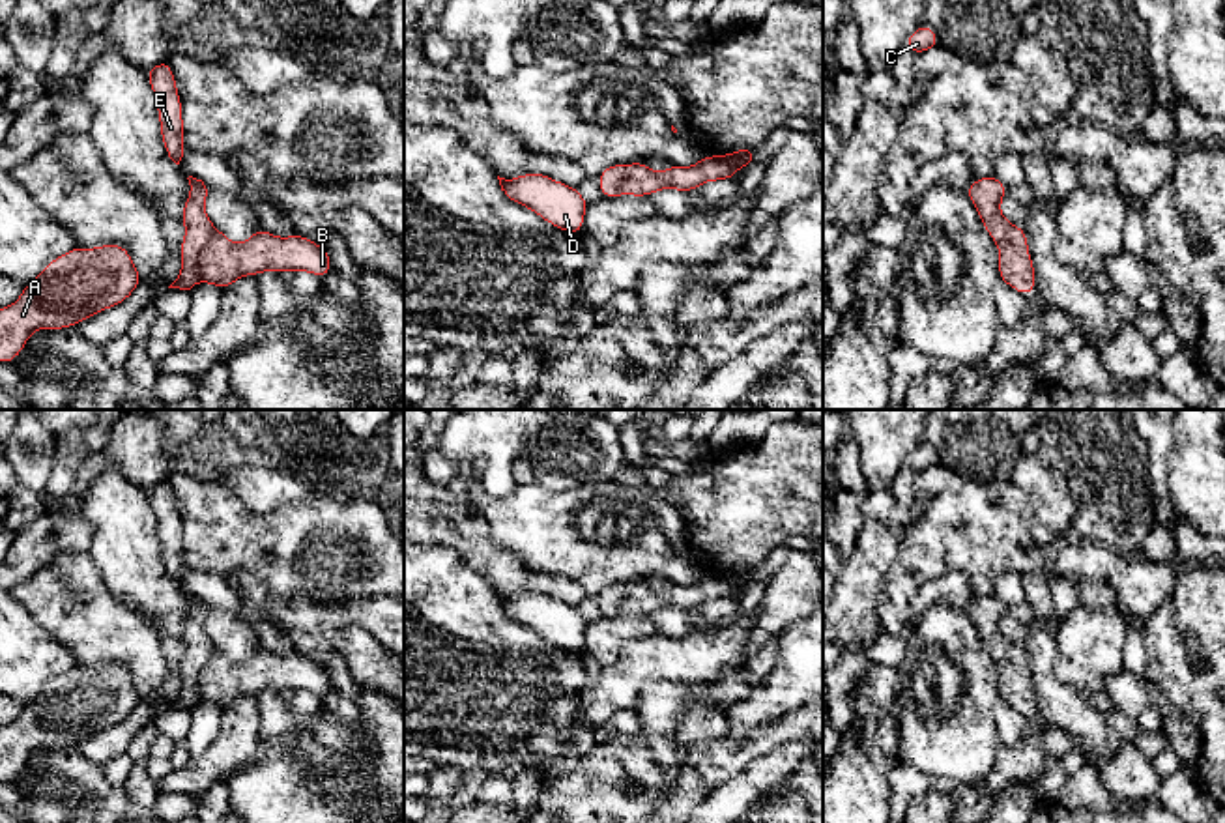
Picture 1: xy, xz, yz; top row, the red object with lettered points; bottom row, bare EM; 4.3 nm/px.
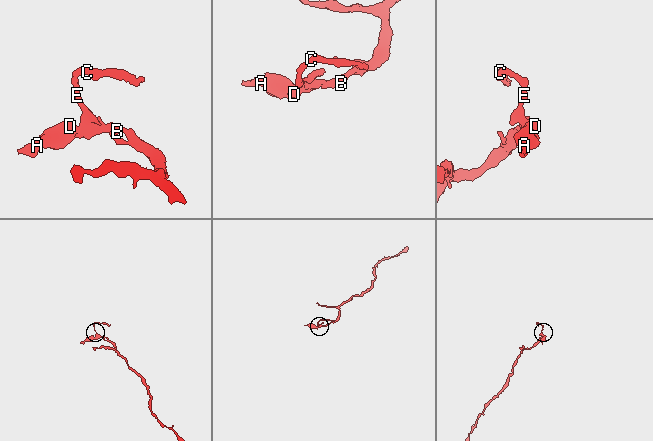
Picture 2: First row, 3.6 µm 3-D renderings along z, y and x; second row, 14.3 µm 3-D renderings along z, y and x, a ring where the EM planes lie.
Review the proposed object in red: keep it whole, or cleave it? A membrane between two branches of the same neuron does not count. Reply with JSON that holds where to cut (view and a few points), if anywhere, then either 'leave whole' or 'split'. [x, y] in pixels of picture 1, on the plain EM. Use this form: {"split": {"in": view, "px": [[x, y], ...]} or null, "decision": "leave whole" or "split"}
{"split": {"in": "xy", "px": [[216, 648], [197, 679], [199, 700]]}, "decision": "split"}

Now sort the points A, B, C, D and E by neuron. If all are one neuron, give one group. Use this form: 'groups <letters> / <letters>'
groups A B D / C E

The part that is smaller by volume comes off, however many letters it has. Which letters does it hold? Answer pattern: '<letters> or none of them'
C, E

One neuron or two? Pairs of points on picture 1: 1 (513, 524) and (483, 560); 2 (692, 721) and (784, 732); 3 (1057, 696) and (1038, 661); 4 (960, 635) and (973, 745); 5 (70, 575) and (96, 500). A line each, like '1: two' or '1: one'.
1: two
2: two
3: one
4: one
5: two

